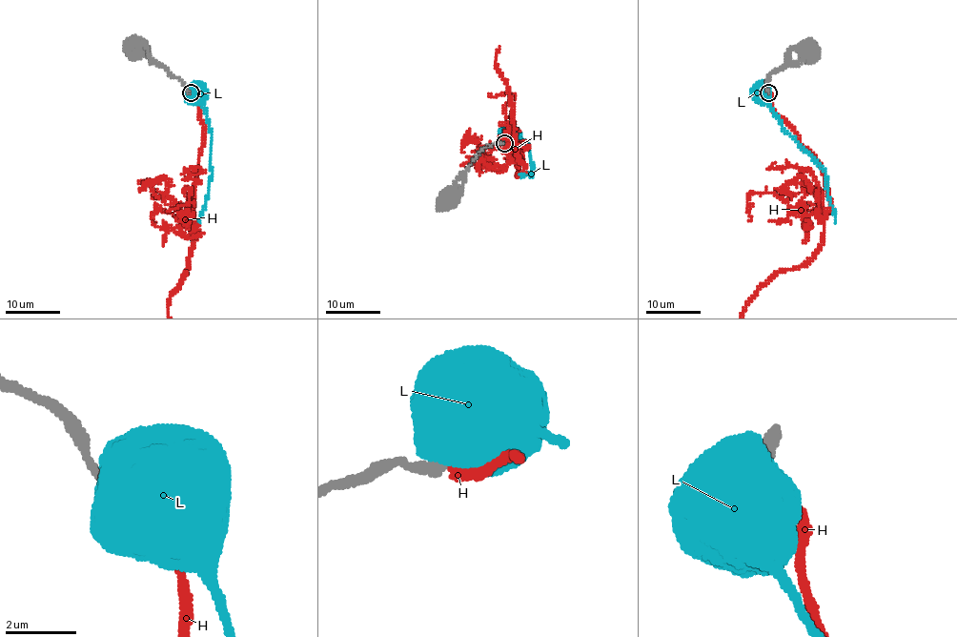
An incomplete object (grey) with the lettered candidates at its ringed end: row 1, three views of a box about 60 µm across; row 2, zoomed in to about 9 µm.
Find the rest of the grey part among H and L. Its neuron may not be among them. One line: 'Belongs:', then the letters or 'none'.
Belongs: H

